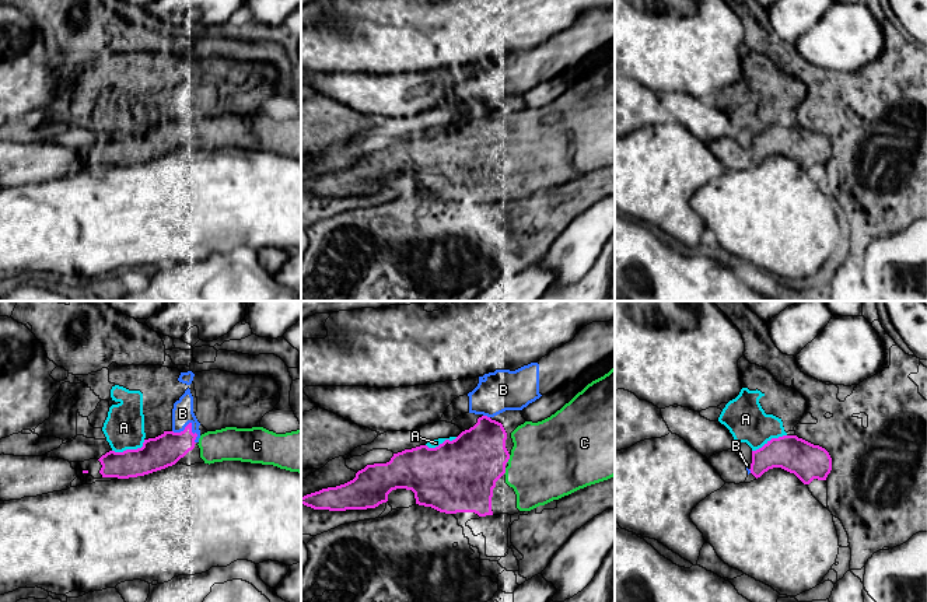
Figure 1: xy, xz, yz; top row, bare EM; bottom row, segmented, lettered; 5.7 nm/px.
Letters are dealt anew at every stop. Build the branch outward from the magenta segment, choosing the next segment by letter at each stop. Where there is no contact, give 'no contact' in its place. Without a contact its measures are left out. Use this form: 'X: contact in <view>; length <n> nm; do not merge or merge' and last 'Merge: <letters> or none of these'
A: contact in xy; length 200 nm; do not merge
B: contact in xy; length 160 nm; do not merge
C: contact in xz; length 50 nm; merge
Merge: C

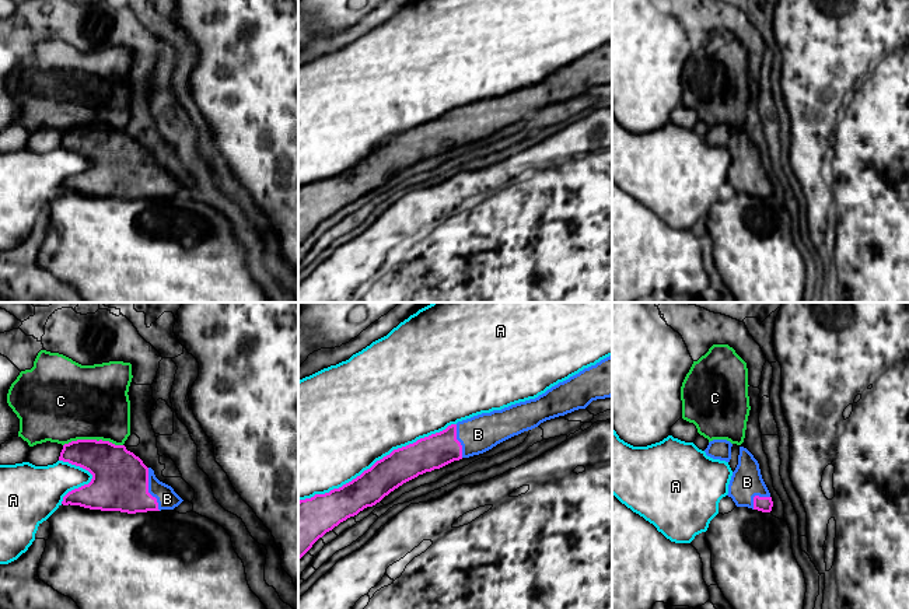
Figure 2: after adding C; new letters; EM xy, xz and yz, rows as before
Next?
A: contact in xz; length 1000 nm; do not merge
B: contact in xy; length 260 nm; merge
C: contact in xy; length 340 nm; do not merge
Merge: B

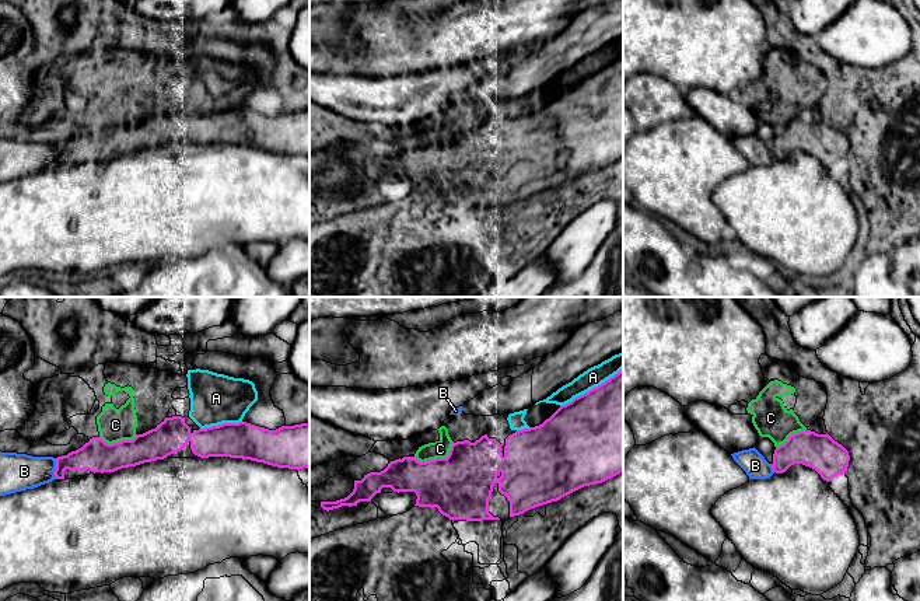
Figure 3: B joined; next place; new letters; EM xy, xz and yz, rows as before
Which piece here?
A: contact in xz; length 420 nm; do not merge
B: contact in xy; length 120 nm; do not merge
C: contact in xz; length 240 nm; do not merge
Merge: none of these

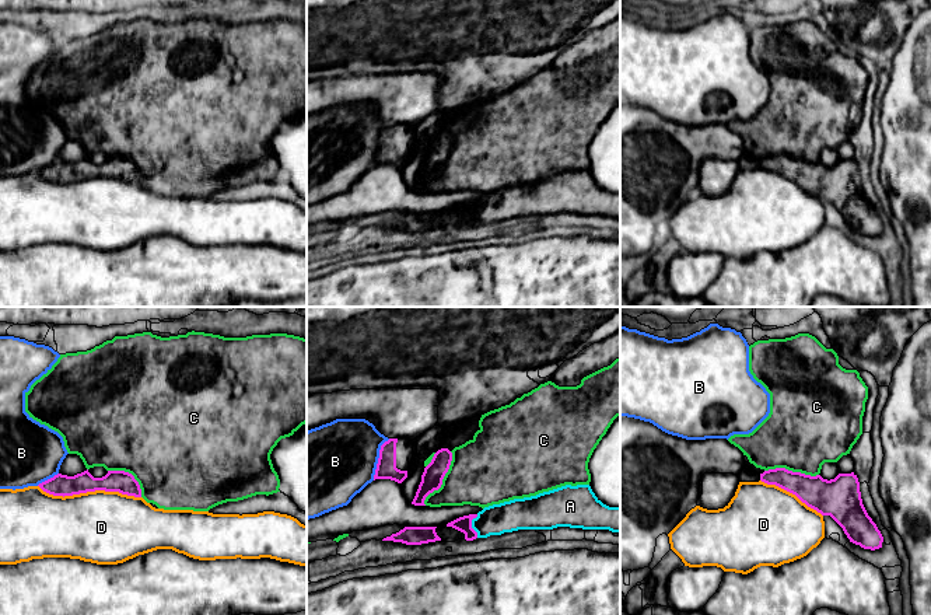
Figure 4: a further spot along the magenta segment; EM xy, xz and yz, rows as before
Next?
A: contact in xz; length 140 nm; merge
B: contact in xz; length 260 nm; do not merge
C: contact in xz; length 340 nm; do not merge
D: contact in xy; length 600 nm; do not merge
Merge: A

